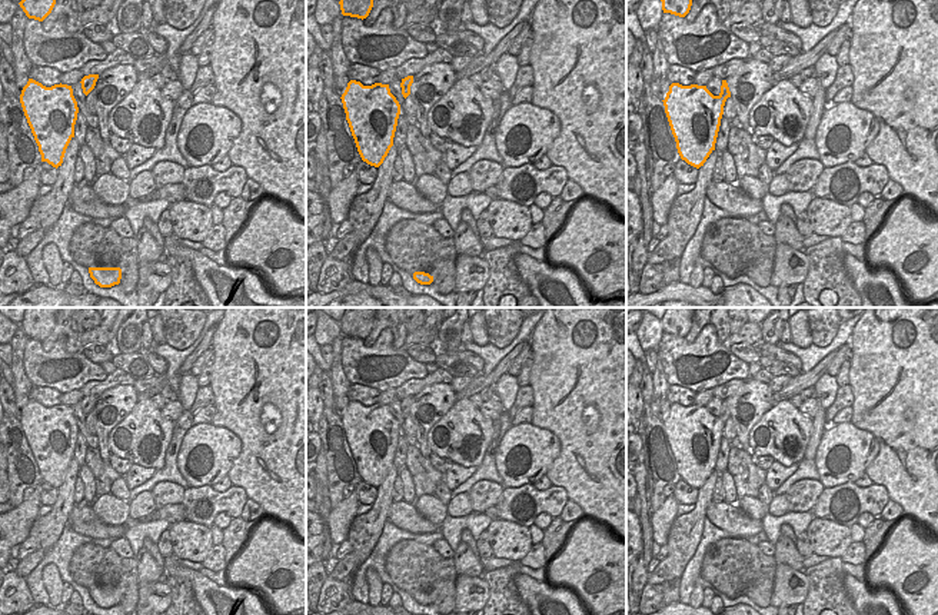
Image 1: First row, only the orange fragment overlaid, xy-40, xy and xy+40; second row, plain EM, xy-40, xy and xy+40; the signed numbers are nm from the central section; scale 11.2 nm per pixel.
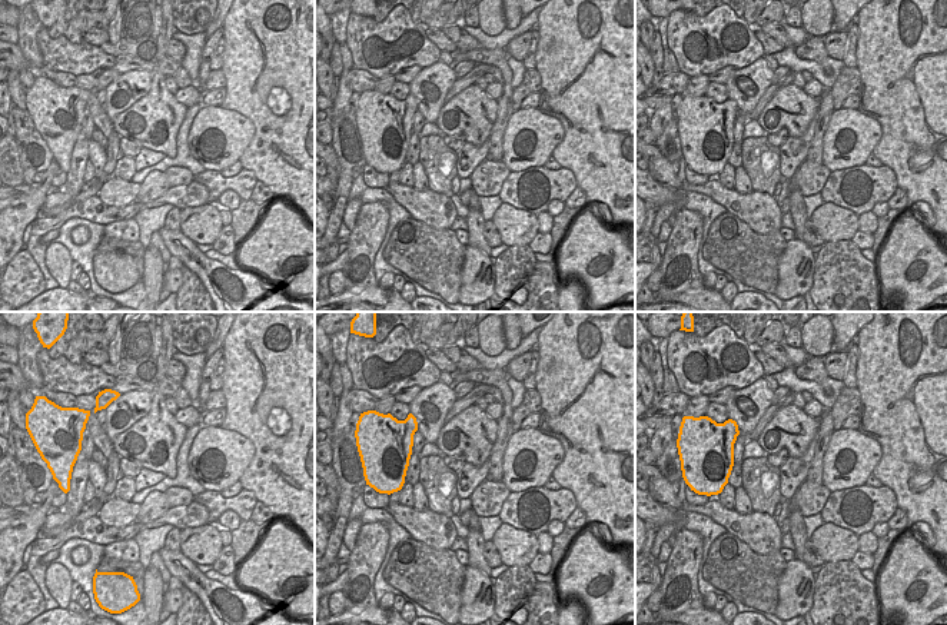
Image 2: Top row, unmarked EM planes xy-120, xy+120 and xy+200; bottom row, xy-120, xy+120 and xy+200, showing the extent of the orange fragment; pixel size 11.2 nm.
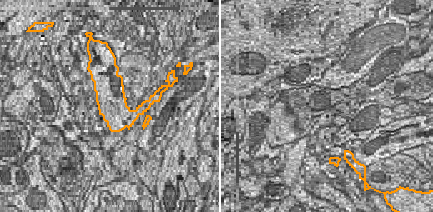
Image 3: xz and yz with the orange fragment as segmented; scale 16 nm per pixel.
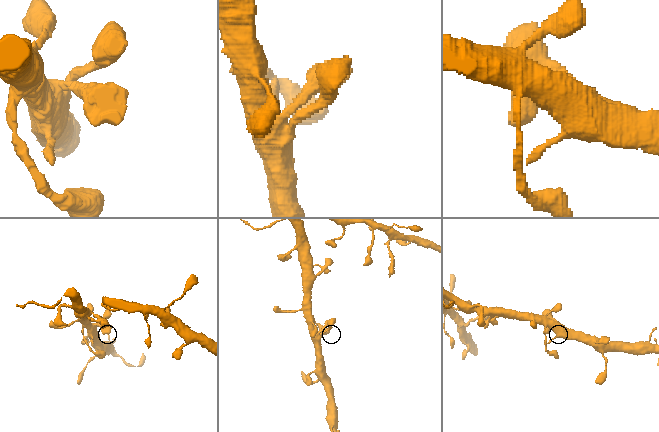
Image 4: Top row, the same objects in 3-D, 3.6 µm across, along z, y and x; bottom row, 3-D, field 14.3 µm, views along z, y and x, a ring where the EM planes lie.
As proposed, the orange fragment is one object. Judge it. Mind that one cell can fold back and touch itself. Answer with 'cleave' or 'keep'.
keep

